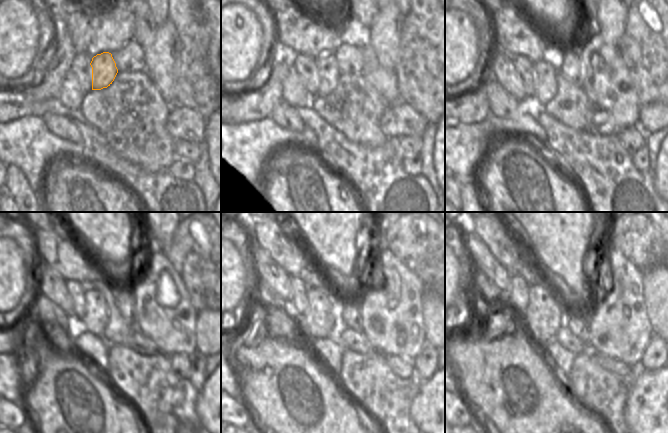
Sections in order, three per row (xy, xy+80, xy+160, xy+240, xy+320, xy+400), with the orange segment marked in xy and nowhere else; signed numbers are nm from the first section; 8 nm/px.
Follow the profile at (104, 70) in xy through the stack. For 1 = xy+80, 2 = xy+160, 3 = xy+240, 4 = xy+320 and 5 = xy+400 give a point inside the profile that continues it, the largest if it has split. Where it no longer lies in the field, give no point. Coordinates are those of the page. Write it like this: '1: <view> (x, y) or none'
1: xy+80 (326, 66)
2: xy+160 (545, 71)
3: xy+240 (95, 319)
4: xy+320 (320, 320)
5: xy+400 (544, 315)

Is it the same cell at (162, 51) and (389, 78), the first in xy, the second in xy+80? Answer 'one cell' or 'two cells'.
two cells

